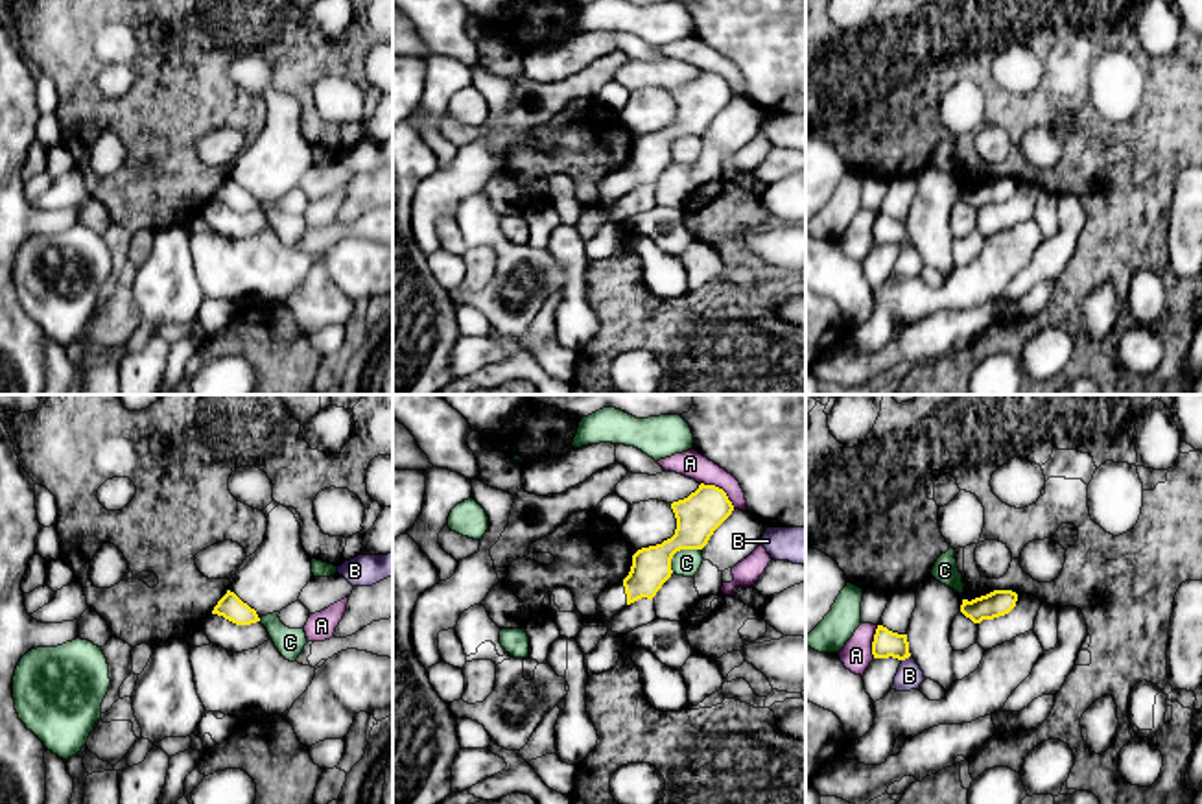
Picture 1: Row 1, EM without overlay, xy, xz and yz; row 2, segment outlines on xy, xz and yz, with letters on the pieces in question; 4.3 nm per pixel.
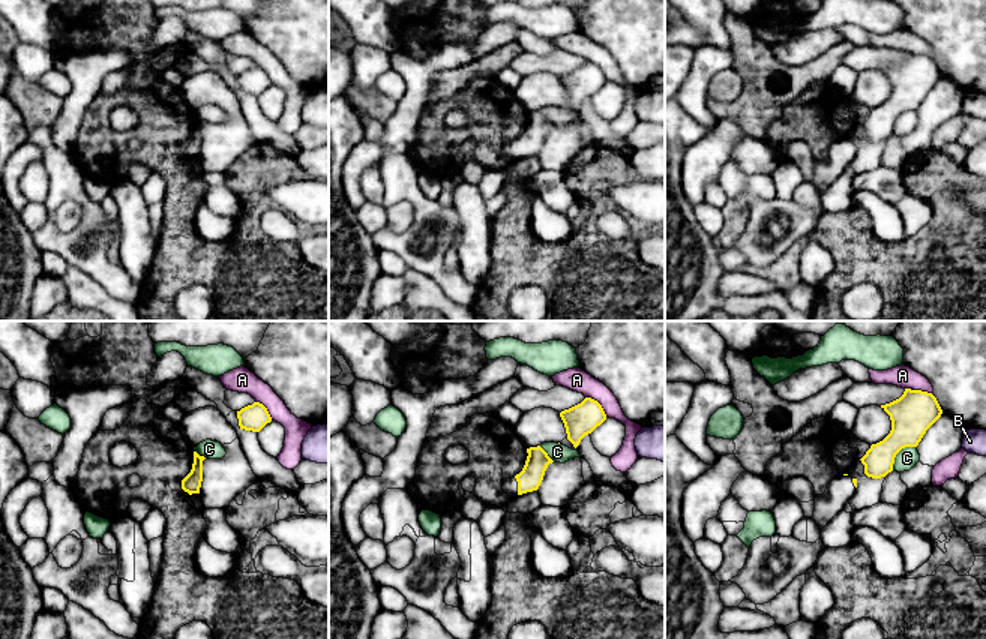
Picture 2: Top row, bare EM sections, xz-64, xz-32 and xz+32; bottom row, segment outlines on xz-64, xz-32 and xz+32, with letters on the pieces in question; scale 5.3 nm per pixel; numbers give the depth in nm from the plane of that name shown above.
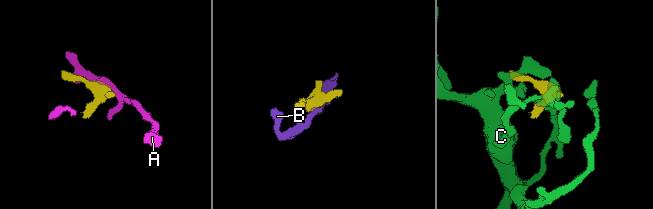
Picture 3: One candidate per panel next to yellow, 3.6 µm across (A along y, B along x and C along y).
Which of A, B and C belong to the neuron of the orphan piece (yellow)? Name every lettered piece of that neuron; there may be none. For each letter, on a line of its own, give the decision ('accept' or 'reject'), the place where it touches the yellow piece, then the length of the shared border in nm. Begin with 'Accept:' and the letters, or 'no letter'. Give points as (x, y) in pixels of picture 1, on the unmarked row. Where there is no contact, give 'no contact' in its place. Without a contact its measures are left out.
Accept: no letter
A: reject | xz (721, 76) | 190 nm
B: reject | yz (906, 244) | 50 nm
C: reject | xz (679, 137) | 170 nm

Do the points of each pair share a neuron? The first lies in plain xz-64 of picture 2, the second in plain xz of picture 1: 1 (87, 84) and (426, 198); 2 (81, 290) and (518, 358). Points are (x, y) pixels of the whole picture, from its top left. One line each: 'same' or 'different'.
1: same
2: same

